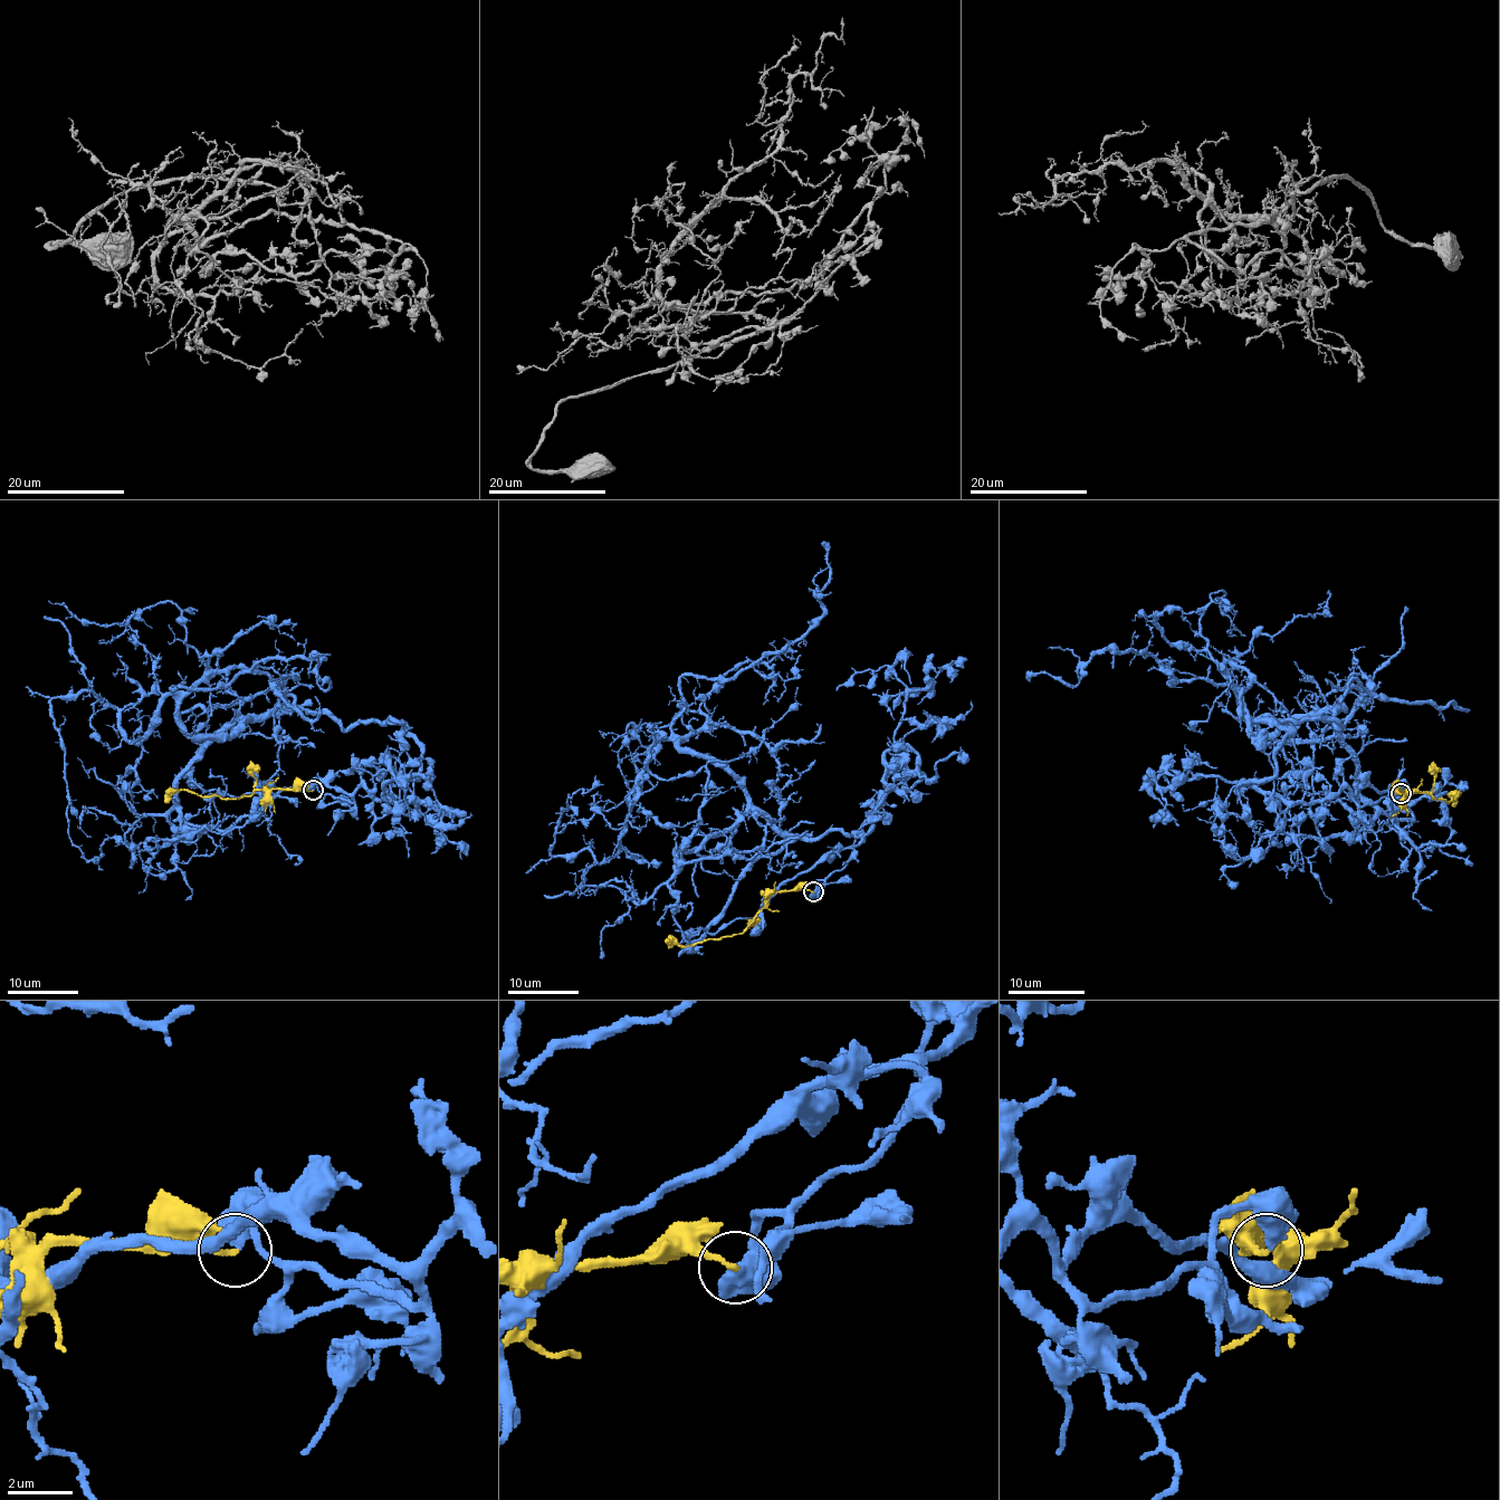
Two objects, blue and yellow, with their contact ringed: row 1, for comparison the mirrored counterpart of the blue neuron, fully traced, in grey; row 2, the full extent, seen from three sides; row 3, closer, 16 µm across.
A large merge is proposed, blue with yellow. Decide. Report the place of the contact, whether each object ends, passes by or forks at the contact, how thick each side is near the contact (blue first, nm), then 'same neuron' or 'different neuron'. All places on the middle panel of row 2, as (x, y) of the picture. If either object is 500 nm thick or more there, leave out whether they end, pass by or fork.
(813, 891) | 600/150 nm | different neuron

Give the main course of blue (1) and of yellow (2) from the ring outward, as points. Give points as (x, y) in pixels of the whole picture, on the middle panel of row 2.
1: (812, 892), (908, 767), (853, 833), (784, 836), (660, 741), (620, 850), (554, 854), (567, 796), (603, 783)
2: (812, 892), (805, 889), (773, 892), (741, 934), (686, 946), (665, 940)

